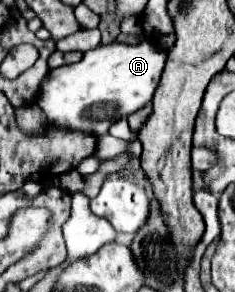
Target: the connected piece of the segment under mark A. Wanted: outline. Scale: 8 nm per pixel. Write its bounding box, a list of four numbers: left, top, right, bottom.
[35,41,167,137]

